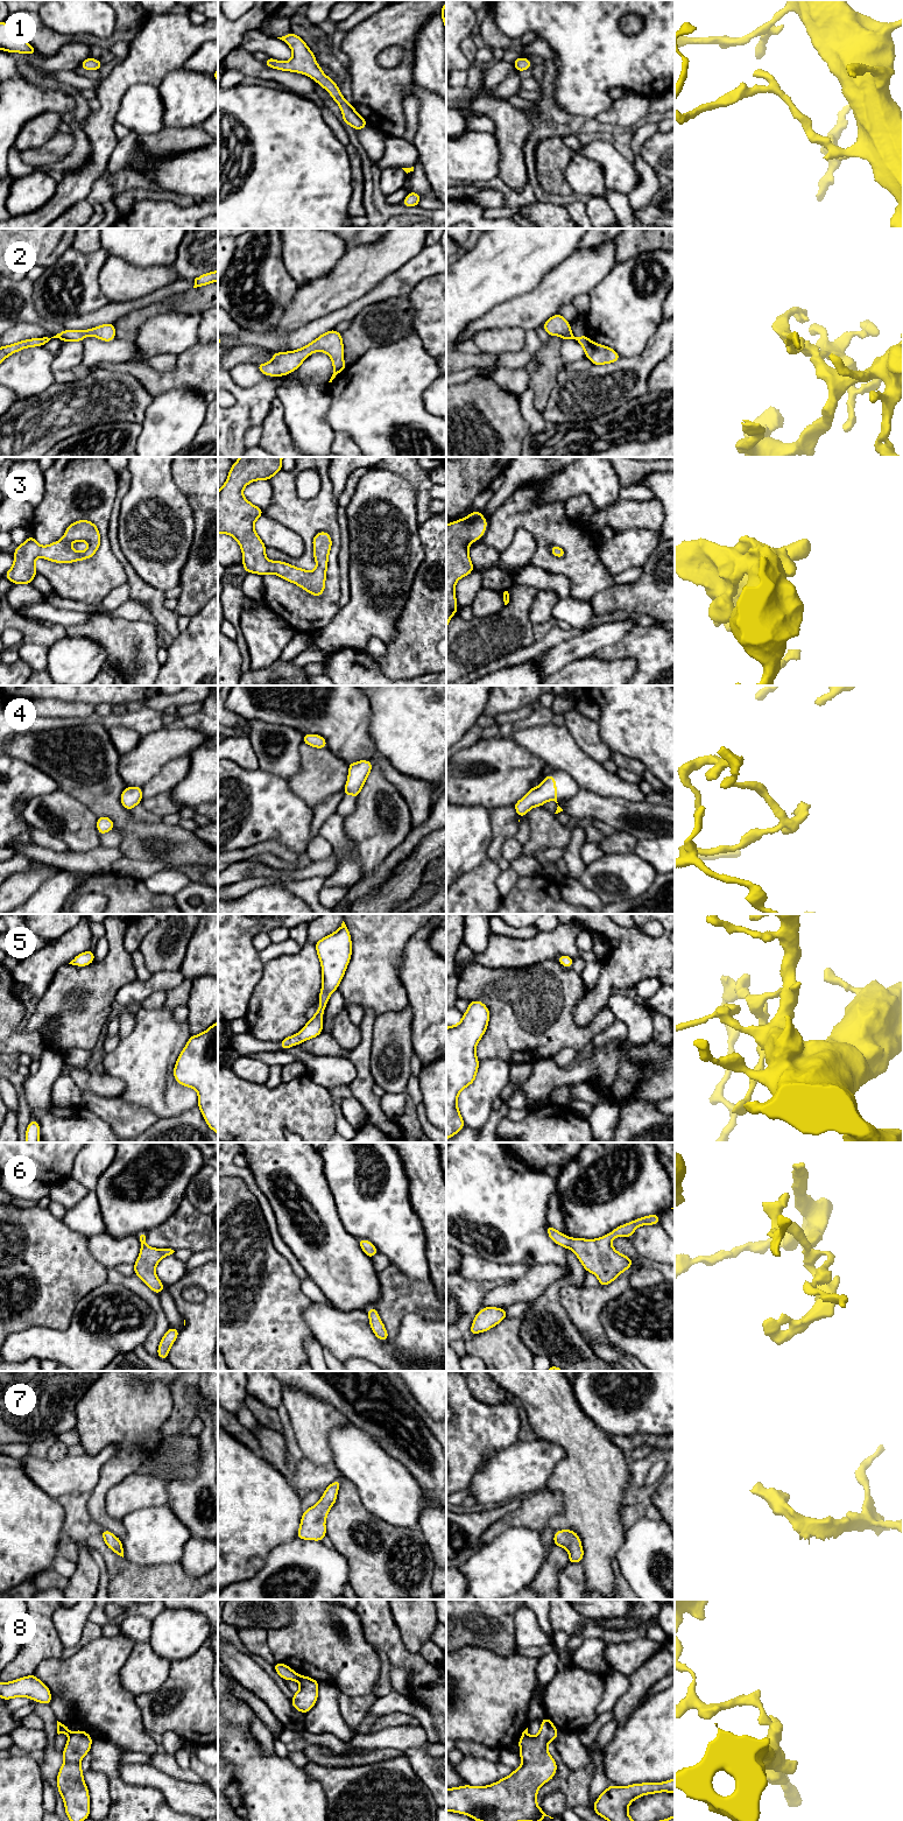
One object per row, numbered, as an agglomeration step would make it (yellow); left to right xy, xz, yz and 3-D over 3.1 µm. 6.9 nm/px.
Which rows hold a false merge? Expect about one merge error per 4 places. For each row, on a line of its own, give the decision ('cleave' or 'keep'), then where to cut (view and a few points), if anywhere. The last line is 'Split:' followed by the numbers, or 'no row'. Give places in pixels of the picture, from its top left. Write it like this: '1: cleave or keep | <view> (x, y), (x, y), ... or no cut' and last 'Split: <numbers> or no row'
1: keep | no cut
2: keep | no cut
3: keep | no cut
4: keep | no cut
5: keep | no cut
6: keep | no cut
7: keep | no cut
8: cleave | xz (300, 1675), (297, 1680)
Split: 8

